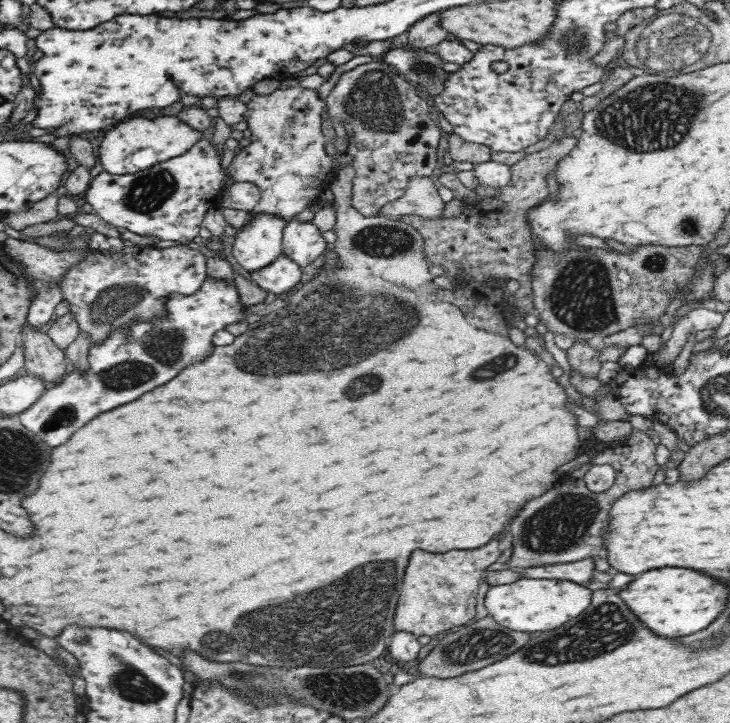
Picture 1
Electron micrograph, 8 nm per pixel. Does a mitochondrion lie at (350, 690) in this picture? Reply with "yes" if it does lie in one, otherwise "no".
yes

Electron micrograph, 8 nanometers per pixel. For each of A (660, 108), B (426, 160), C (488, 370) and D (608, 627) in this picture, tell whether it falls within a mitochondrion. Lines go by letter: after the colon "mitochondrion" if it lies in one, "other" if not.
A: mitochondrion
B: other
C: mitochondrion
D: mitochondrion

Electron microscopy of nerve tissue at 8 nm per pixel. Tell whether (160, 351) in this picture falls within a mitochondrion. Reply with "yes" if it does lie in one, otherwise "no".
yes

